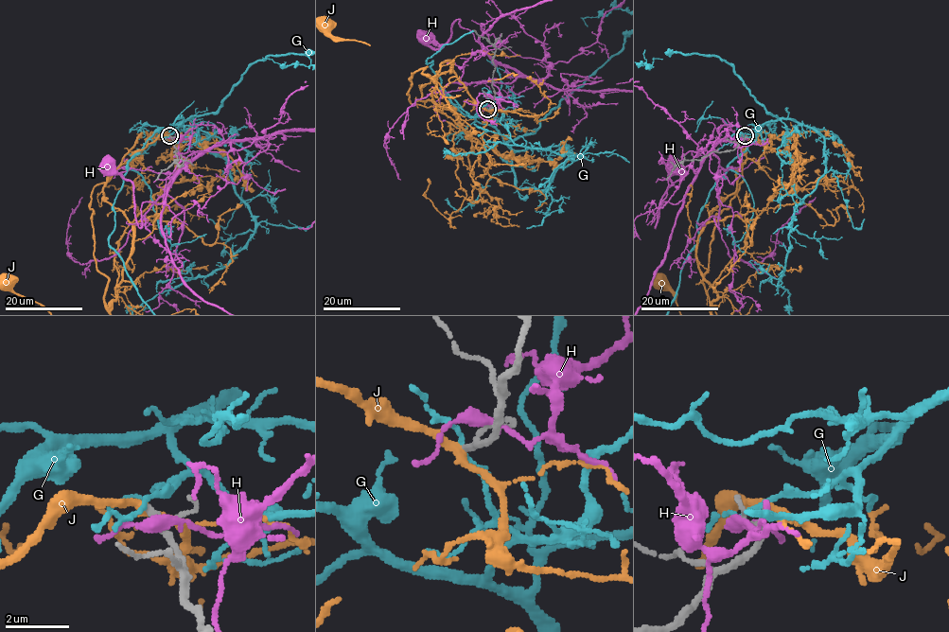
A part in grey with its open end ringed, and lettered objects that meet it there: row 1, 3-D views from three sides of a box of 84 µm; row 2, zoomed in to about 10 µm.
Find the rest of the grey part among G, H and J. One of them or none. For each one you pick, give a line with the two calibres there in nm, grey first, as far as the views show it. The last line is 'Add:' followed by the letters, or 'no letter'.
J: calibres 160 and 240 nm
Add: J

